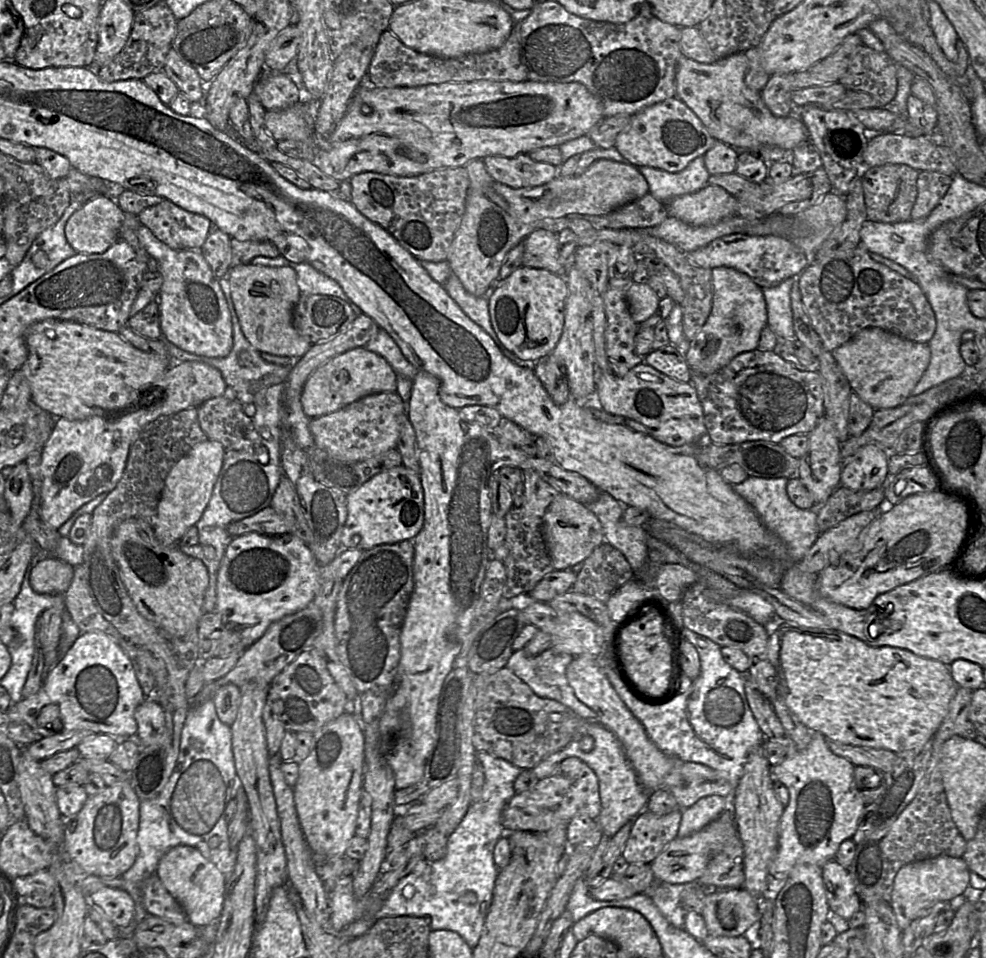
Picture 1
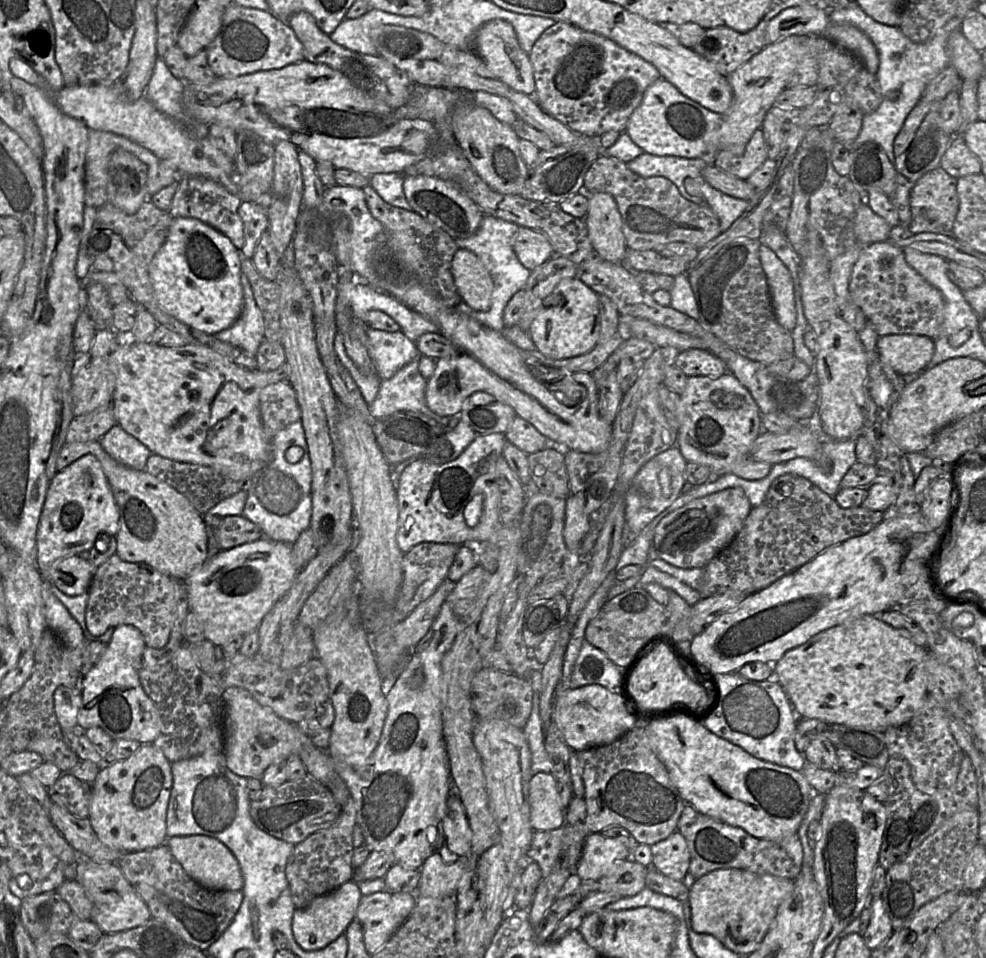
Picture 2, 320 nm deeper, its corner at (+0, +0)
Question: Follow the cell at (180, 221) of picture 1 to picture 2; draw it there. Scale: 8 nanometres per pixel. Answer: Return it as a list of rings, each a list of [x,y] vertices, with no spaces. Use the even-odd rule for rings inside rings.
[[[202,176],[181,177],[168,212],[174,219],[198,219],[228,237],[240,250],[244,245],[243,222],[238,213],[242,202],[238,196],[231,194],[223,185],[212,179]]]

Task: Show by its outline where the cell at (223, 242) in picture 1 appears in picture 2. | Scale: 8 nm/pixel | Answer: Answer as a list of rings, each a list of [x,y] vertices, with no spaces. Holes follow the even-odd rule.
[[[242,202],[238,210],[243,222],[243,258],[252,258],[261,235],[269,228],[268,209],[254,202]]]

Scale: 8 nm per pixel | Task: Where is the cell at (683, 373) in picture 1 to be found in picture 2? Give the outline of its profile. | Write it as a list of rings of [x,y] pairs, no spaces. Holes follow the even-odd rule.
[[[689,349],[680,352],[674,366],[682,370],[688,377],[719,378],[728,373],[721,359],[707,350],[700,349]]]

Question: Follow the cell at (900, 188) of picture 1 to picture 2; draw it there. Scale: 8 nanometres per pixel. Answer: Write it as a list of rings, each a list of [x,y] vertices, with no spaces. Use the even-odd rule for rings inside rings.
[[[940,167],[926,173],[911,190],[910,208],[911,222],[905,227],[908,233],[952,235],[954,221],[959,210],[956,178]]]

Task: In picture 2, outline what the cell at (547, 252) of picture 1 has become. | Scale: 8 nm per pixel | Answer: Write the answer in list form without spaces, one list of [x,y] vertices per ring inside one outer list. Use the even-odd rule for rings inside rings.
[[[520,227],[514,234],[512,246],[518,260],[531,272],[544,265],[555,254],[543,233],[525,227]]]

